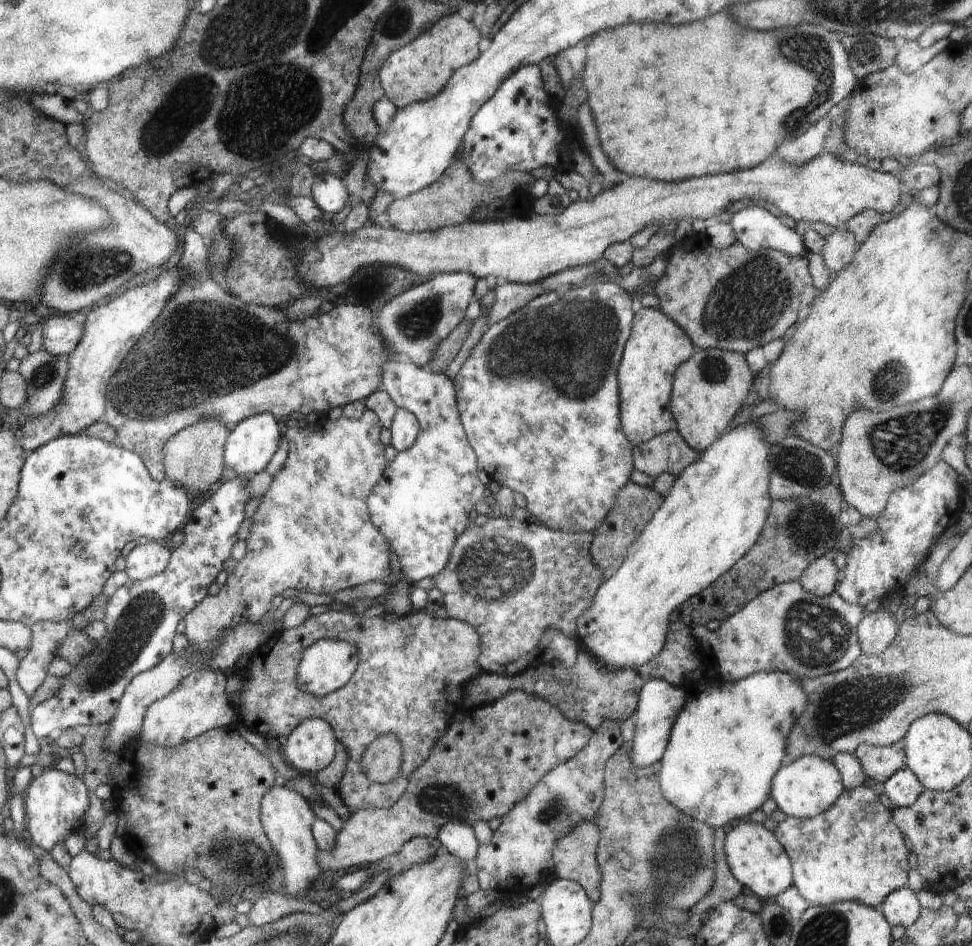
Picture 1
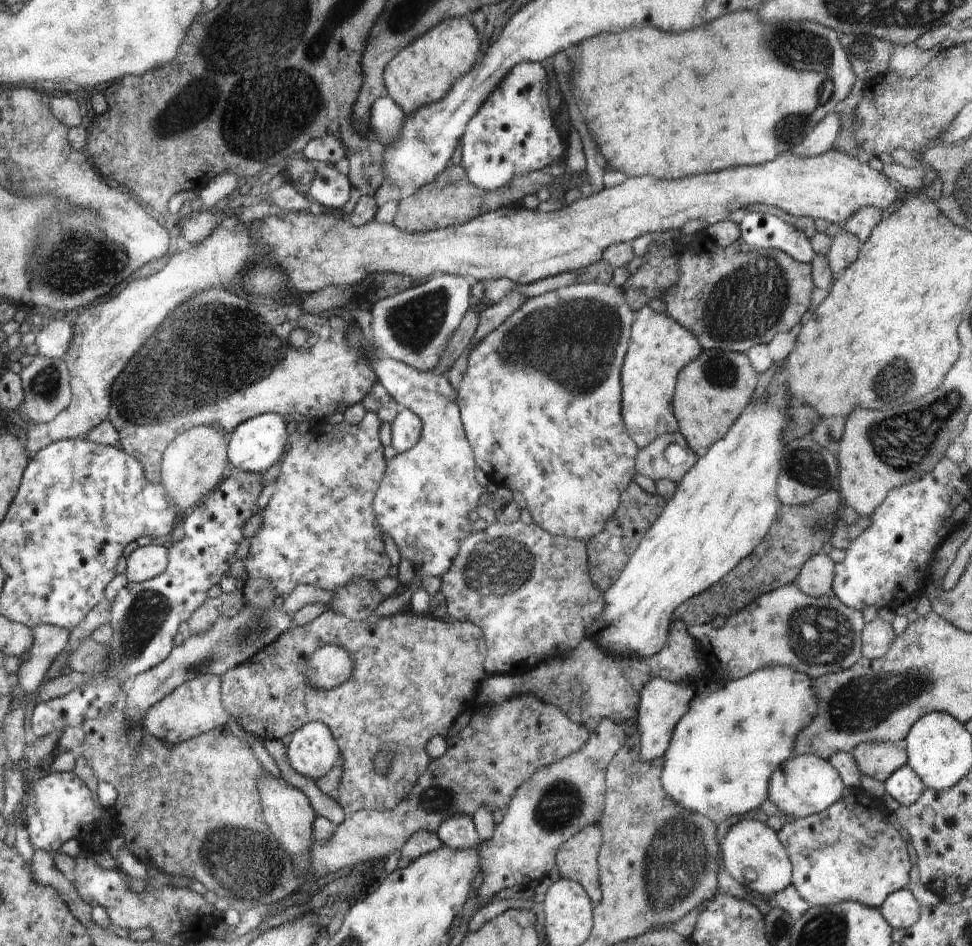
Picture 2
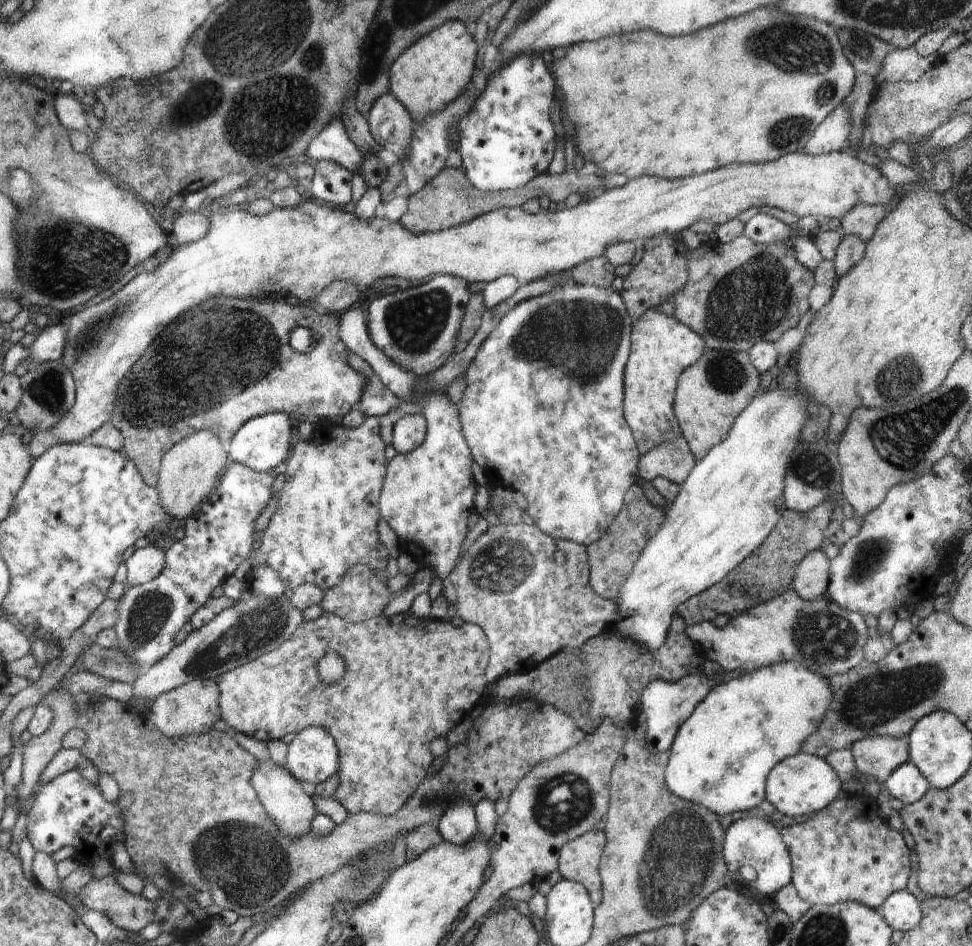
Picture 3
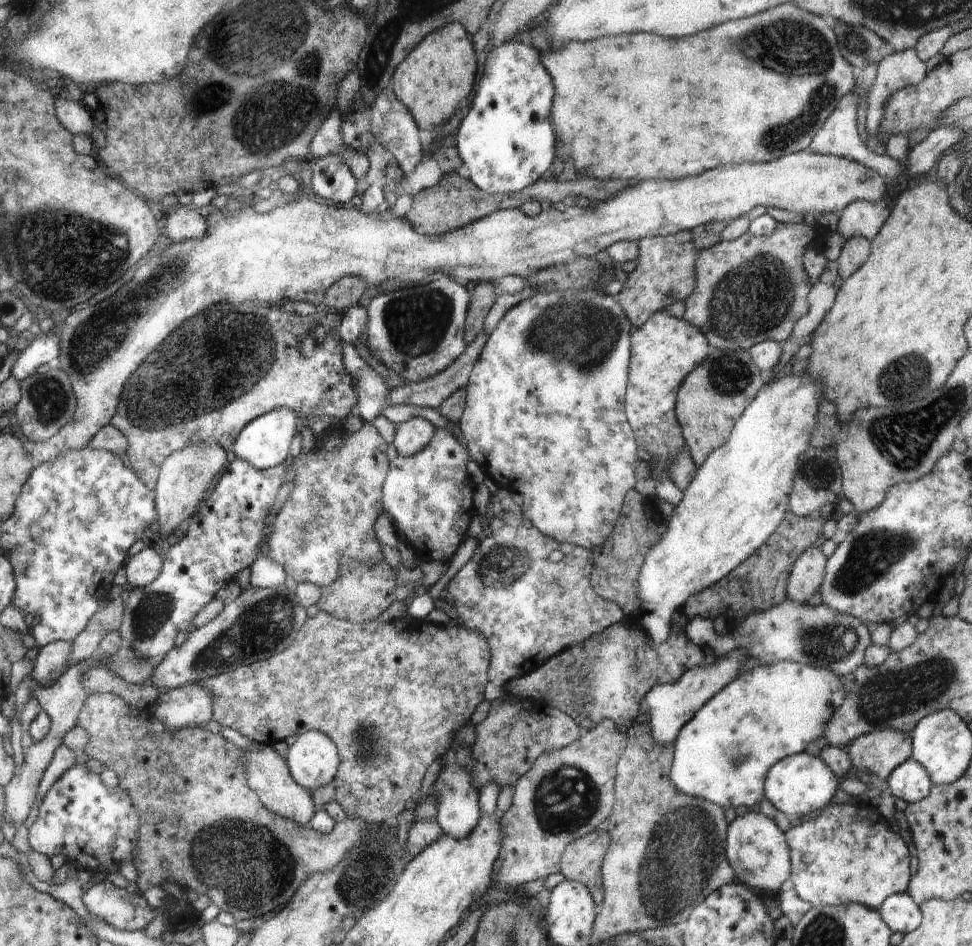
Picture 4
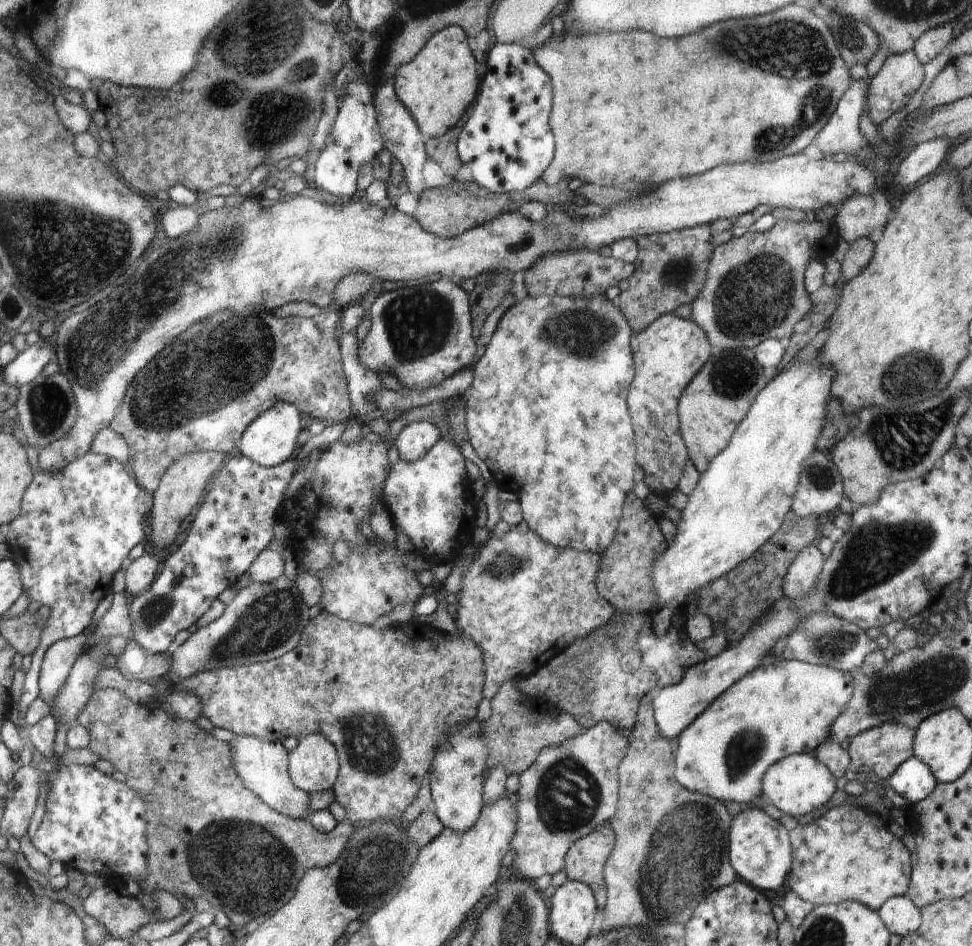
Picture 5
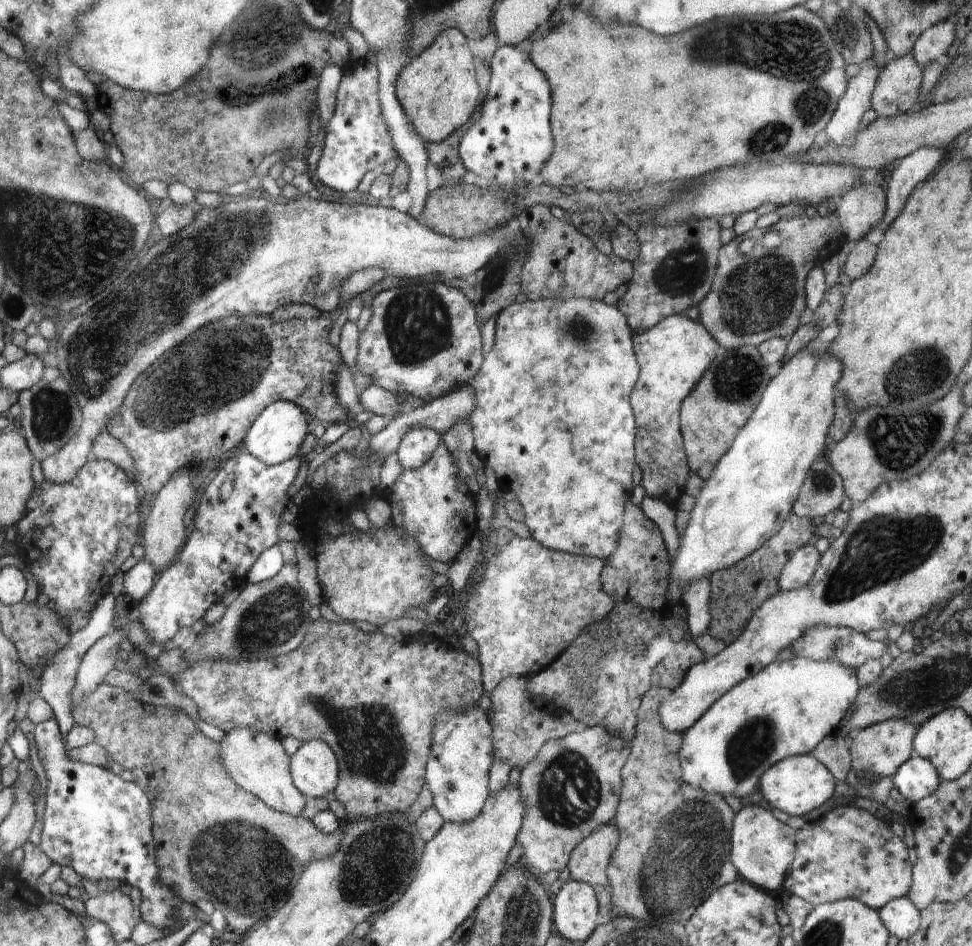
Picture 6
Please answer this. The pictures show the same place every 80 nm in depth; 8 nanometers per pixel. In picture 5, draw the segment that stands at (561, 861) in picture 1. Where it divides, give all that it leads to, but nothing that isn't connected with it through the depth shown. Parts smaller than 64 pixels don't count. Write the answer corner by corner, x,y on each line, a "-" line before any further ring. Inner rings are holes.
606,824
578,840
565,856
564,872
568,879
586,883
586,886
593,889
600,912
605,909
607,903
603,868
614,845
614,829
610,828
610,824

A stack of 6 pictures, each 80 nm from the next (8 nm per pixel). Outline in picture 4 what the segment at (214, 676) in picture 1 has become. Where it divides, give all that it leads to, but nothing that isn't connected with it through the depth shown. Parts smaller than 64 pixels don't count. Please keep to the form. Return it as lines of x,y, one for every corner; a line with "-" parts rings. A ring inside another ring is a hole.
197,682
186,683
159,693
151,710
167,729
204,728
204,724
211,720
212,703
211,694
205,688

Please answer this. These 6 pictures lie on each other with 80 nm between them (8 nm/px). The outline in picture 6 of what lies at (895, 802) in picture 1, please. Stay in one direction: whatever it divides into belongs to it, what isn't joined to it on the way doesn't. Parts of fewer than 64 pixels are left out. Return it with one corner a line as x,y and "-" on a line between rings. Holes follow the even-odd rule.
916,752
893,776
894,786
905,796
908,807
930,796
940,781
932,763

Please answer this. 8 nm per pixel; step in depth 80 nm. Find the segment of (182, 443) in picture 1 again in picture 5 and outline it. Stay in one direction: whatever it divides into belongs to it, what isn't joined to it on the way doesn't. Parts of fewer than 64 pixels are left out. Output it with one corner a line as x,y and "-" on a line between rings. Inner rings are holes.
196,451
180,457
173,465
162,475
161,482
156,492
154,492
154,506
151,512
152,535
147,544
154,556
162,560
161,555
156,549
170,552
169,548
176,542
180,522
192,512
194,506
198,506
208,480
212,474
220,470
222,464
222,454
214,451

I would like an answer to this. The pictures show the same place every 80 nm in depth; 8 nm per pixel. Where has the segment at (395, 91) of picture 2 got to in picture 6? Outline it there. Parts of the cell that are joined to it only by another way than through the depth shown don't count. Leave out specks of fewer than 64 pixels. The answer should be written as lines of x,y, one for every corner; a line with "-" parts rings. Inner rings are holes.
457,28
443,30
429,47
402,67
395,87
398,102
423,142
439,143
448,138
474,114
481,96
466,35

